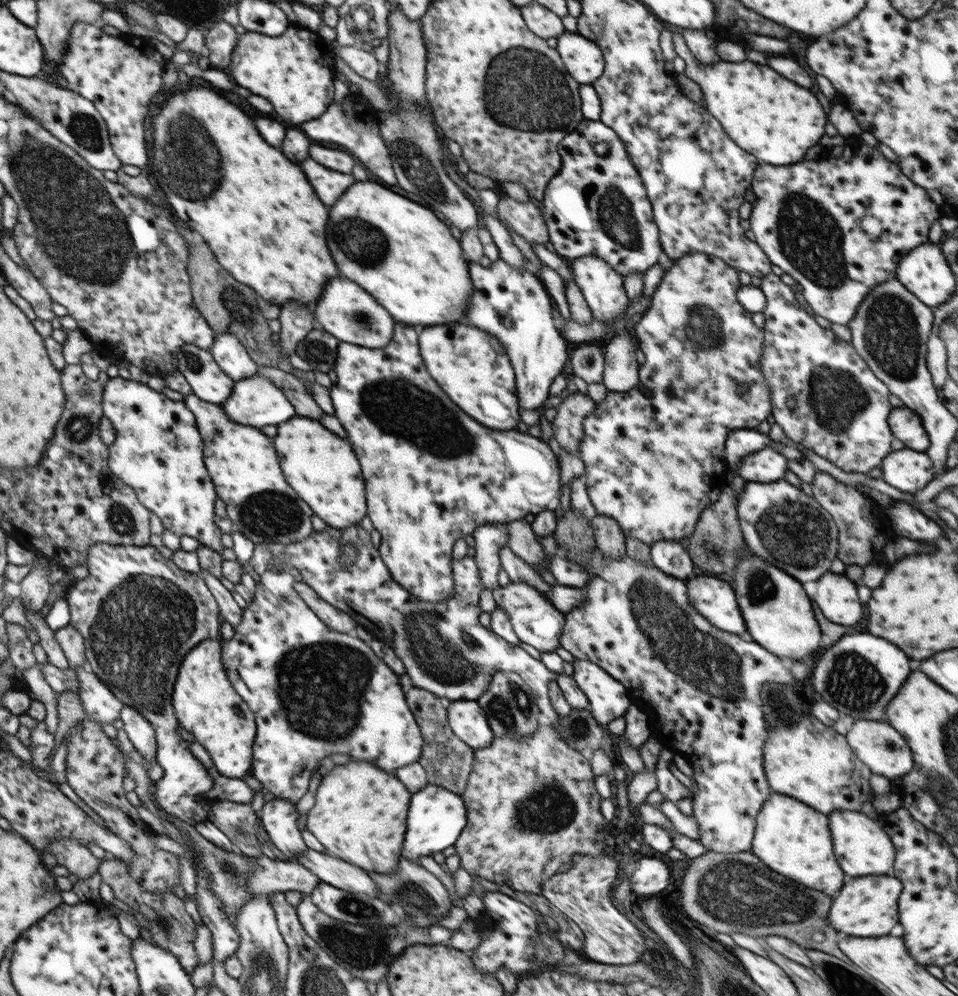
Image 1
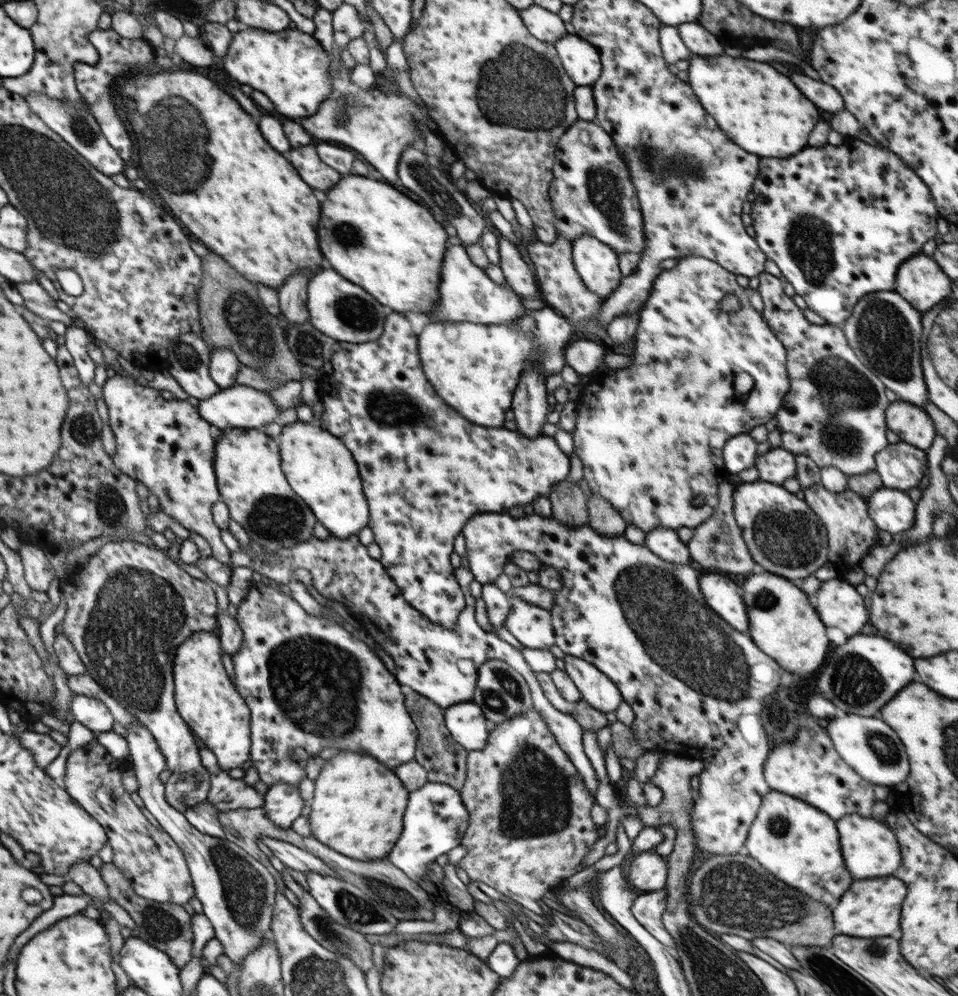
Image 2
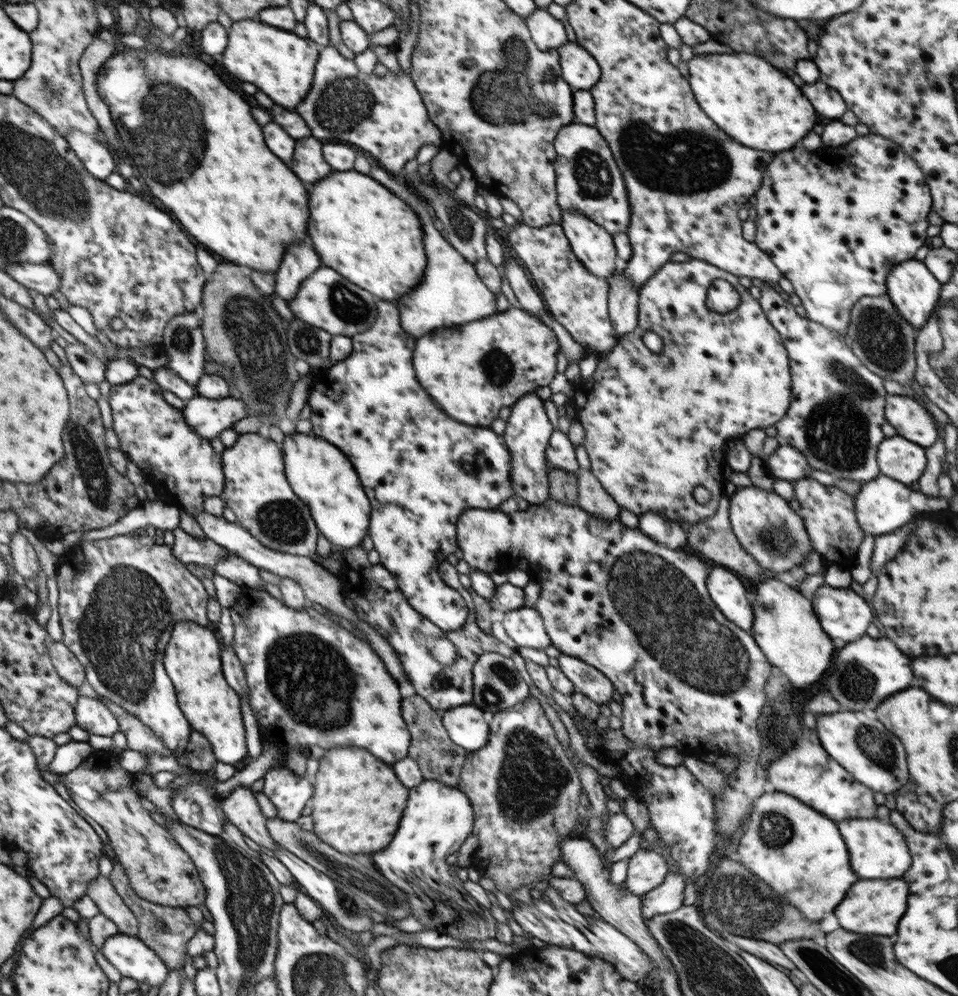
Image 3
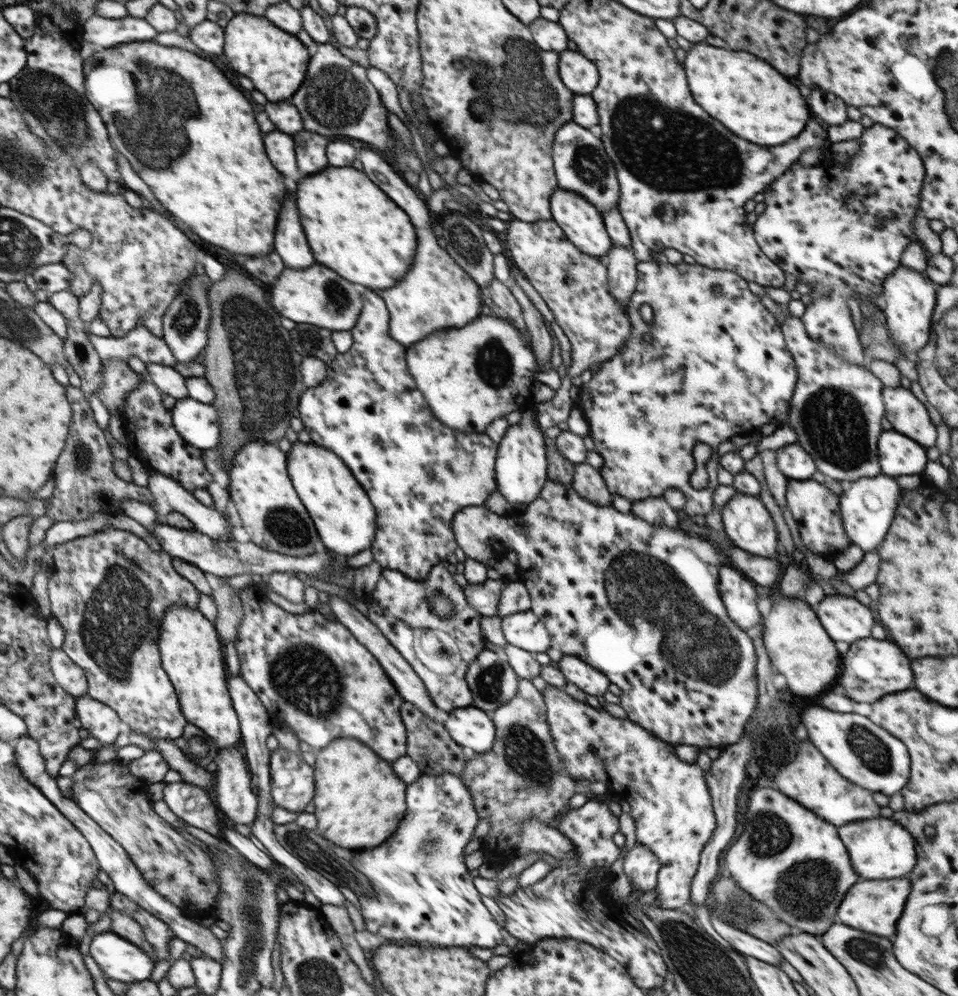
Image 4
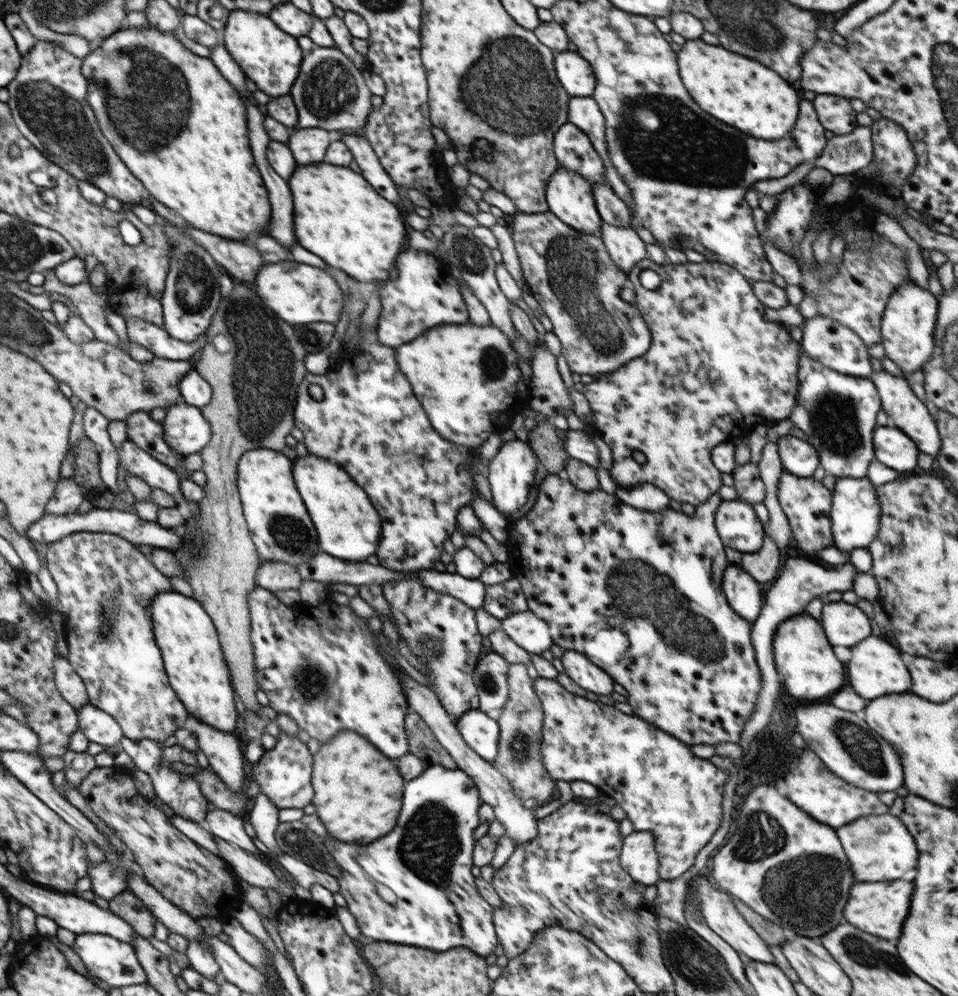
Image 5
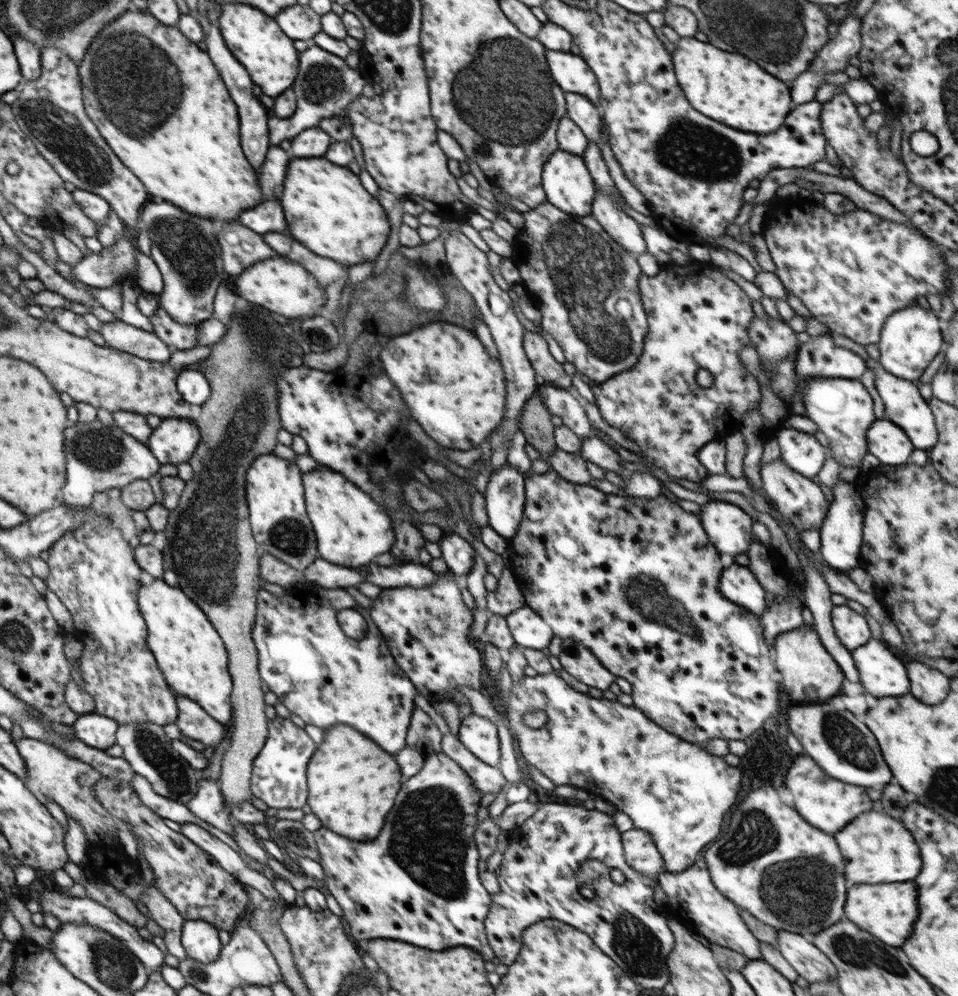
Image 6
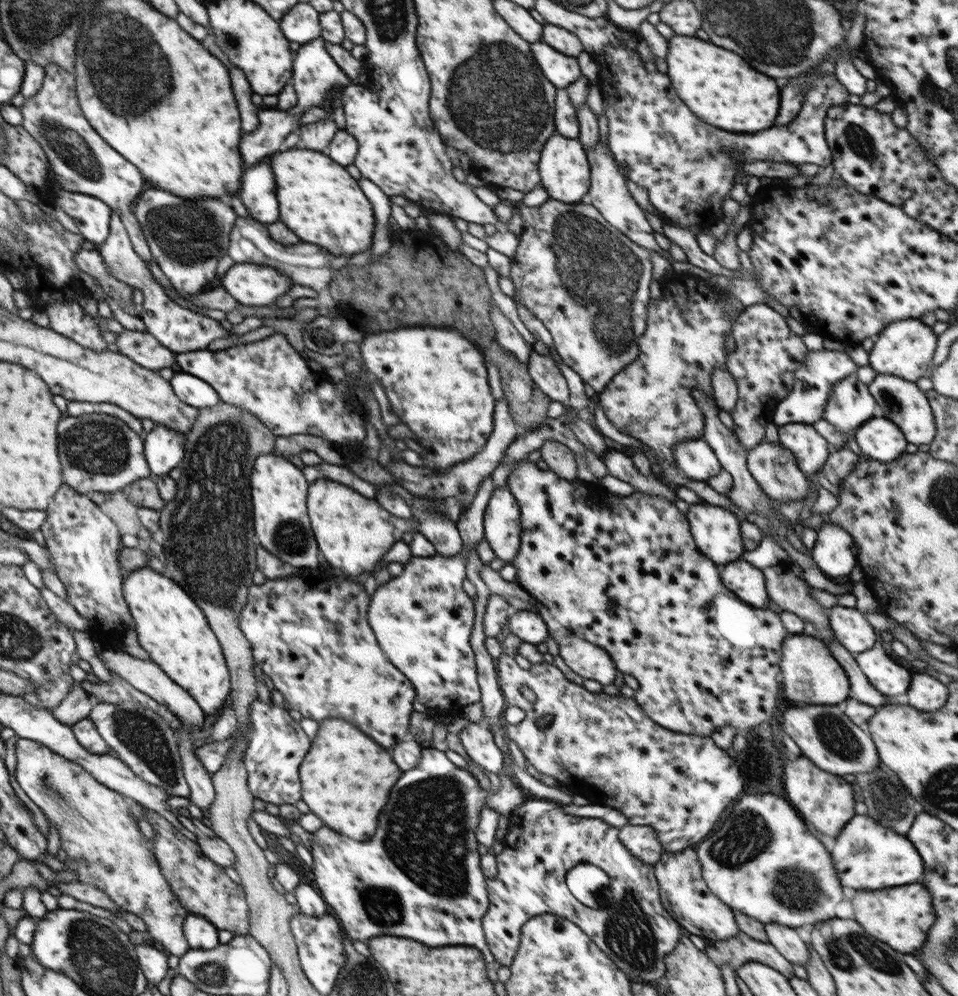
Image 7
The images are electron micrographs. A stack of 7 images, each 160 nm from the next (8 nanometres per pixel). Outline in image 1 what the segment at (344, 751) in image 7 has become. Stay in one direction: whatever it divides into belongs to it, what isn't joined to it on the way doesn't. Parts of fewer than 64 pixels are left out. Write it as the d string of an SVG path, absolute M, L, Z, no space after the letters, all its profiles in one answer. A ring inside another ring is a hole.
M350 762L323 776L305 828L329 854L370 872L392 874L399 867L408 802L410 792L394 773L390 776L370 762Z

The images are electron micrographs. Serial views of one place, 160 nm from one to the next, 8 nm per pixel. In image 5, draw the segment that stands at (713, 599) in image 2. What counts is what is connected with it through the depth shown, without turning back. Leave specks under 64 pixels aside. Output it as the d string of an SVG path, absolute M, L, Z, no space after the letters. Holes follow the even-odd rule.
M730 564L723 574L722 588L730 608L753 623L763 607L759 582L736 564Z

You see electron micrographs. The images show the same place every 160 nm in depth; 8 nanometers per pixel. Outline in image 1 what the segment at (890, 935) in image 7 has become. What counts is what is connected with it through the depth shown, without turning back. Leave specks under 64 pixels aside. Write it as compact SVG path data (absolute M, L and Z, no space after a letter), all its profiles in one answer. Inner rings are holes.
M886 875L852 878L844 884L838 898L834 900L828 920L838 932L848 932L848 936L884 936L898 924L898 896L902 892L902 881Z

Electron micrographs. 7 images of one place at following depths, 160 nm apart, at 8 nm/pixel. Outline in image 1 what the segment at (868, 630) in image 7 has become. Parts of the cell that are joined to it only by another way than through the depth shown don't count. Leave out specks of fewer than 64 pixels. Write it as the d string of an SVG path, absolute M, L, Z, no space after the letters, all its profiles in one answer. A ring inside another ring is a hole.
M828 571L813 583L811 597L830 622L852 626L858 624L864 614L856 586L858 584L848 580L846 575Z

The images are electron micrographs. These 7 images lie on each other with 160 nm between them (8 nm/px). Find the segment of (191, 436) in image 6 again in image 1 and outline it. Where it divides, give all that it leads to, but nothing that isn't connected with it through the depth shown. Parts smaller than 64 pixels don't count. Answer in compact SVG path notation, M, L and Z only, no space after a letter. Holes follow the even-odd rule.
M260 373L235 381L230 398L221 406L227 412L228 420L232 420L234 424L244 424L260 430L265 426L278 427L295 415L295 408L284 392Z

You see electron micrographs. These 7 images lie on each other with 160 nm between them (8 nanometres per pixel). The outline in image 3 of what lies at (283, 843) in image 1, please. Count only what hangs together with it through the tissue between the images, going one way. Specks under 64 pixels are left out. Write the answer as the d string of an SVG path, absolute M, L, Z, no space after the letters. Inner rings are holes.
M286 766L271 768L264 778L263 794L272 802L278 811L278 819L295 822L302 816L302 811L308 800L312 799L314 784L312 778L306 774L296 774Z

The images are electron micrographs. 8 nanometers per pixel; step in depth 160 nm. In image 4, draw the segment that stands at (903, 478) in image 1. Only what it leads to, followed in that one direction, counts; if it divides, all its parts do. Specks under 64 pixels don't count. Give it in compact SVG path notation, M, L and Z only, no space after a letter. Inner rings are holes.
M894 430L883 431L878 439L881 472L891 477L922 475L926 468L927 449L915 440Z

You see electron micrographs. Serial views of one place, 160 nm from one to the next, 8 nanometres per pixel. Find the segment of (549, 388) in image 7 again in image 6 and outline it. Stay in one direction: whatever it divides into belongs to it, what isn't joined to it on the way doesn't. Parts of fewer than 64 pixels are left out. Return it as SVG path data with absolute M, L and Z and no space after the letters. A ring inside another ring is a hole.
M526 330L523 347L528 361L536 371L539 382L552 383L565 389L572 386L571 377L564 371L563 364L554 360L549 352L548 342L540 334Z

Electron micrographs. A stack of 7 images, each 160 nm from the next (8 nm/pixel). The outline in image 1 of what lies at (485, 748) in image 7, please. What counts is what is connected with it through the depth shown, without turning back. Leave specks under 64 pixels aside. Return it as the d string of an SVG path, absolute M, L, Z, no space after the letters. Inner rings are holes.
M460 699L447 704L447 717L453 733L470 748L483 749L492 744L494 733L482 707L476 701Z

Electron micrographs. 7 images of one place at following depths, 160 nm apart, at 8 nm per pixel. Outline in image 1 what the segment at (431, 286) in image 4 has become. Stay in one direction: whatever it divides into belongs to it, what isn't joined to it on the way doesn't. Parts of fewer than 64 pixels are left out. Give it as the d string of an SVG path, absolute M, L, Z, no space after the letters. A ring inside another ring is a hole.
M500 257L490 267L484 267L473 261L468 261L468 264L474 293L468 301L470 305L466 312L466 320L472 320L474 326L490 332L492 336L498 336L500 344L506 348L506 354L516 370L520 406L526 410L545 406L551 401L550 384L563 371L569 359L568 341L558 334L554 316L552 316L553 301L547 290L543 288L543 282L530 266L517 269Z

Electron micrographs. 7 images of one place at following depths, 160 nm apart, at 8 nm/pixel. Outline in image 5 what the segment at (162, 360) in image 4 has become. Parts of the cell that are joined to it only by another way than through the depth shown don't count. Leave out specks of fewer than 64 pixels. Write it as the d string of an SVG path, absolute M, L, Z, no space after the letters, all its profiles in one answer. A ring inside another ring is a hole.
M126 317L125 324L129 340L148 348L155 358L189 361L205 345L206 334L198 337L195 342L182 342L172 339L162 326L158 327L140 318Z

